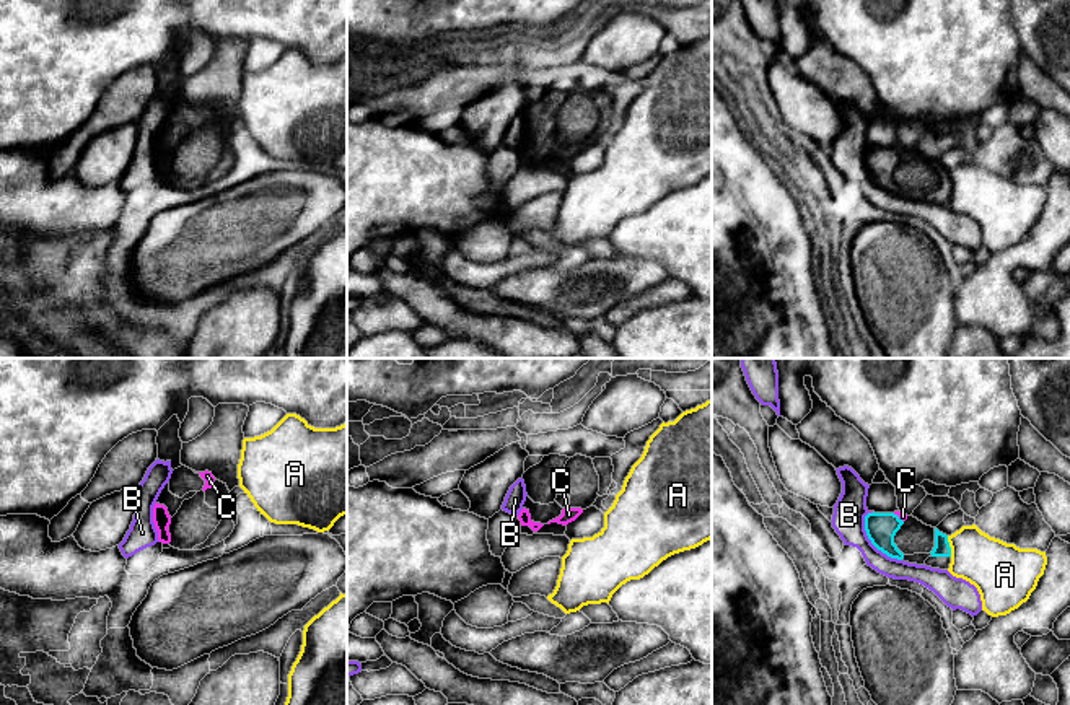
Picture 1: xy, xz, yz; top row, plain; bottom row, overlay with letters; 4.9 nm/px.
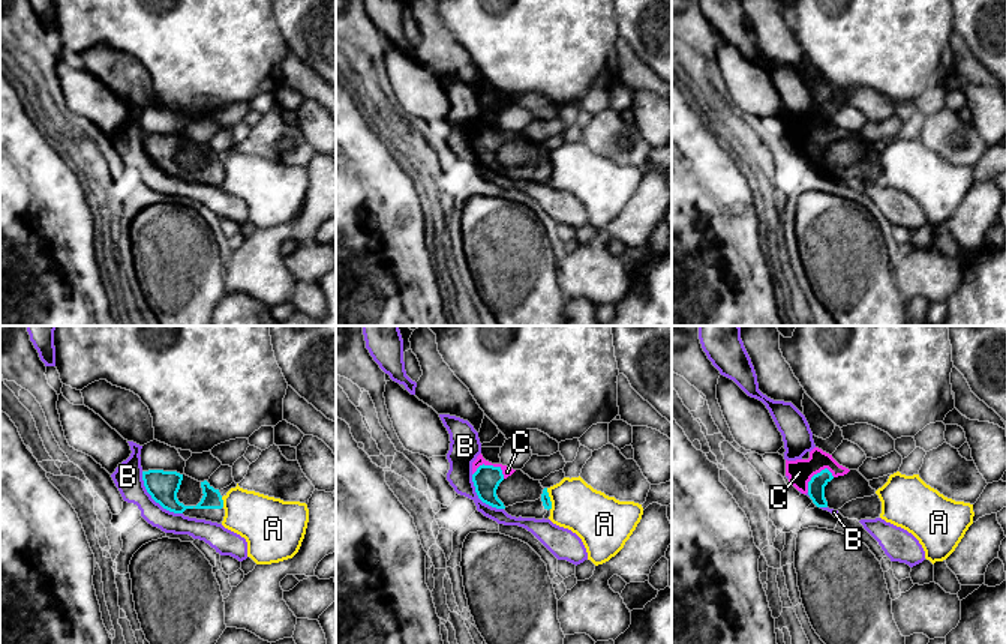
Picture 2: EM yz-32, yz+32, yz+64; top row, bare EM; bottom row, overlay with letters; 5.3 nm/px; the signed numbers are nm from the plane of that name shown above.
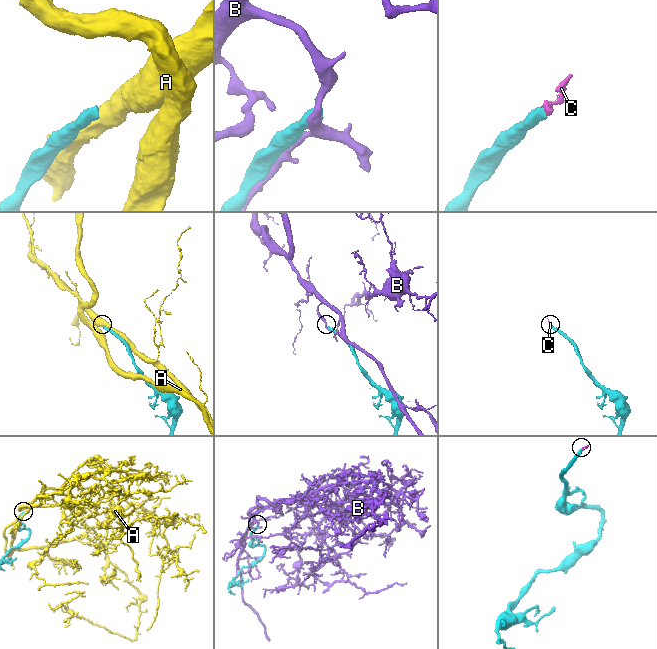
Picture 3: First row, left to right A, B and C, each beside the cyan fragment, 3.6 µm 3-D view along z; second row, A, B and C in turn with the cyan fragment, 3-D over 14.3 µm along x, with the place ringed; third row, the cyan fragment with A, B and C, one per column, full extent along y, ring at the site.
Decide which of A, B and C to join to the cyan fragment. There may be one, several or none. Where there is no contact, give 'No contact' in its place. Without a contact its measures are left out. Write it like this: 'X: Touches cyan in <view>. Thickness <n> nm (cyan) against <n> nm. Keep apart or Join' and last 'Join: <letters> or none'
A: Touches cyan in yz. Thickness 80 nm (cyan) against 280 nm. Keep apart
B: Touches cyan in yz. Thickness 150 nm (cyan) against 160 nm. Keep apart
C: Touches cyan in yz. Thickness 150 nm (cyan) against 40 nm. Join
Join: C

